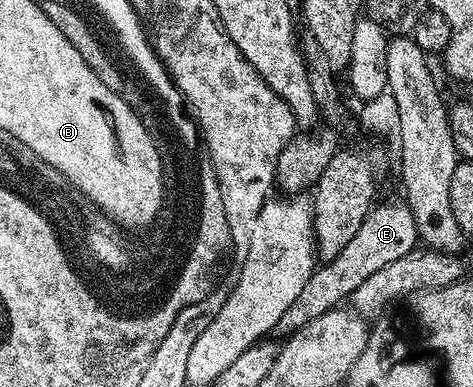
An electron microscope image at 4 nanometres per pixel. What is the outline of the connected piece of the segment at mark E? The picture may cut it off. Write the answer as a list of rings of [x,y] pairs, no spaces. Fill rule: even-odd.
[[[403,202],[381,204],[372,209],[365,222],[361,224],[360,230],[357,230],[357,234],[353,236],[345,249],[341,250],[337,258],[322,263],[312,272],[309,281],[305,282],[304,289],[297,294],[296,301],[278,319],[276,328],[278,335],[291,335],[301,326],[308,325],[322,314],[342,305],[350,299],[352,293],[361,286],[362,282],[365,282],[366,278],[416,249],[419,237],[416,220],[410,207]]]

